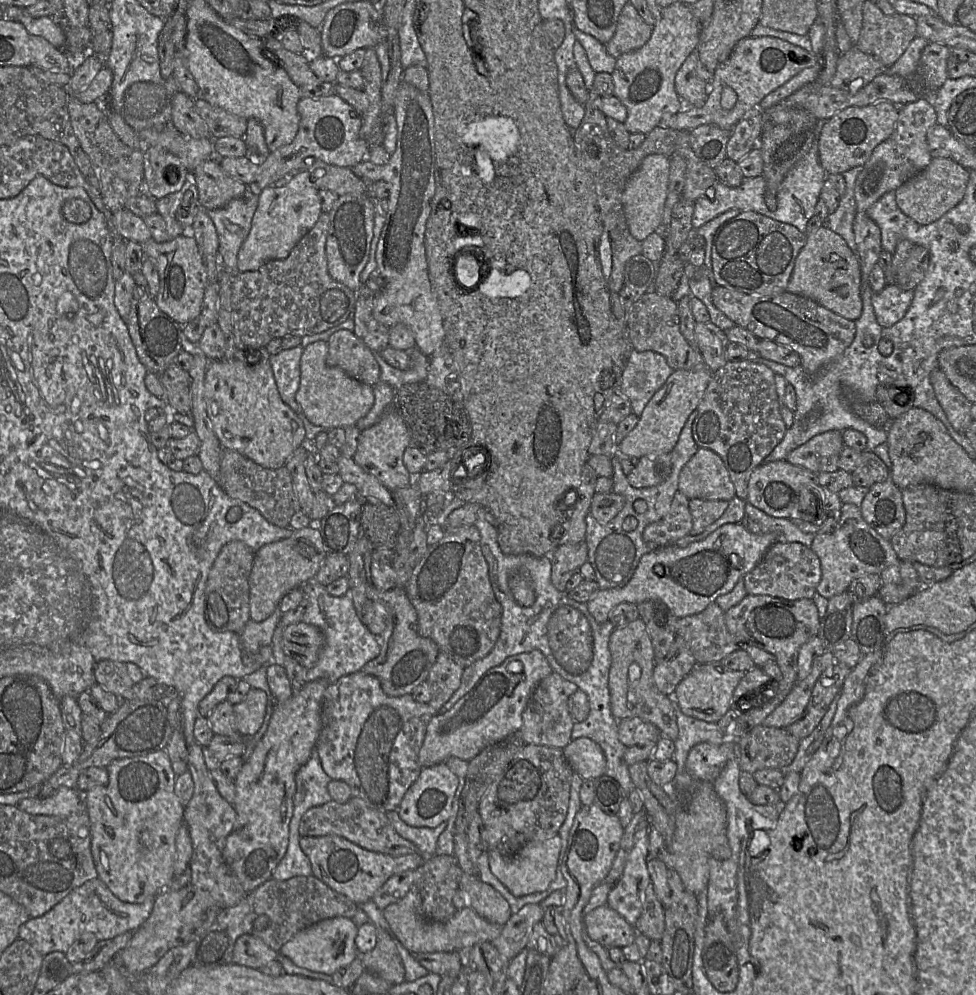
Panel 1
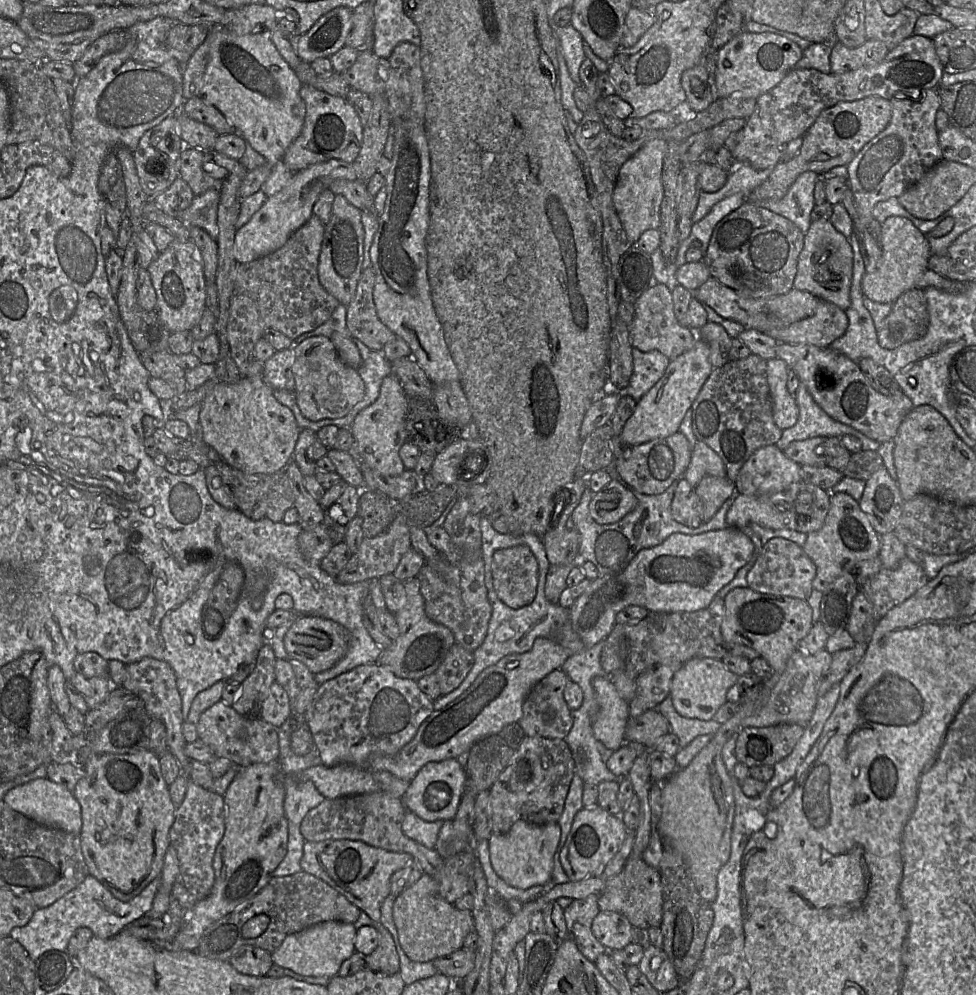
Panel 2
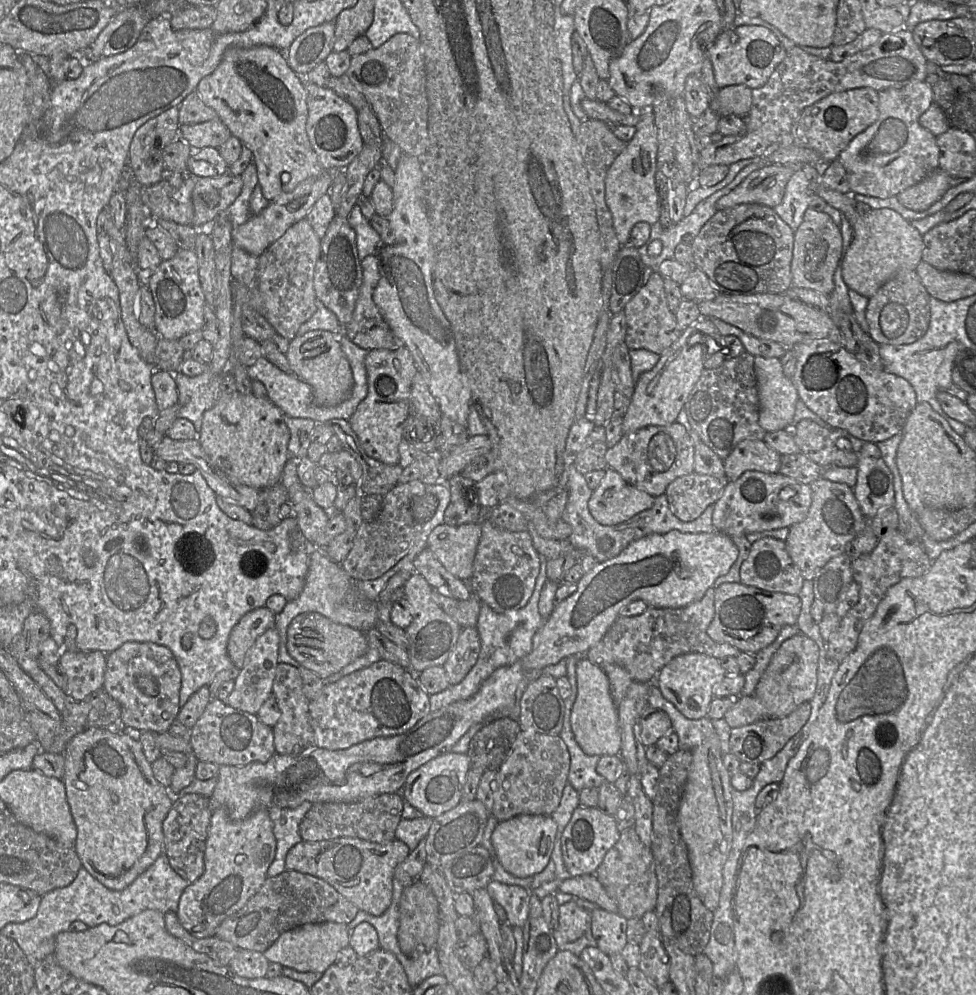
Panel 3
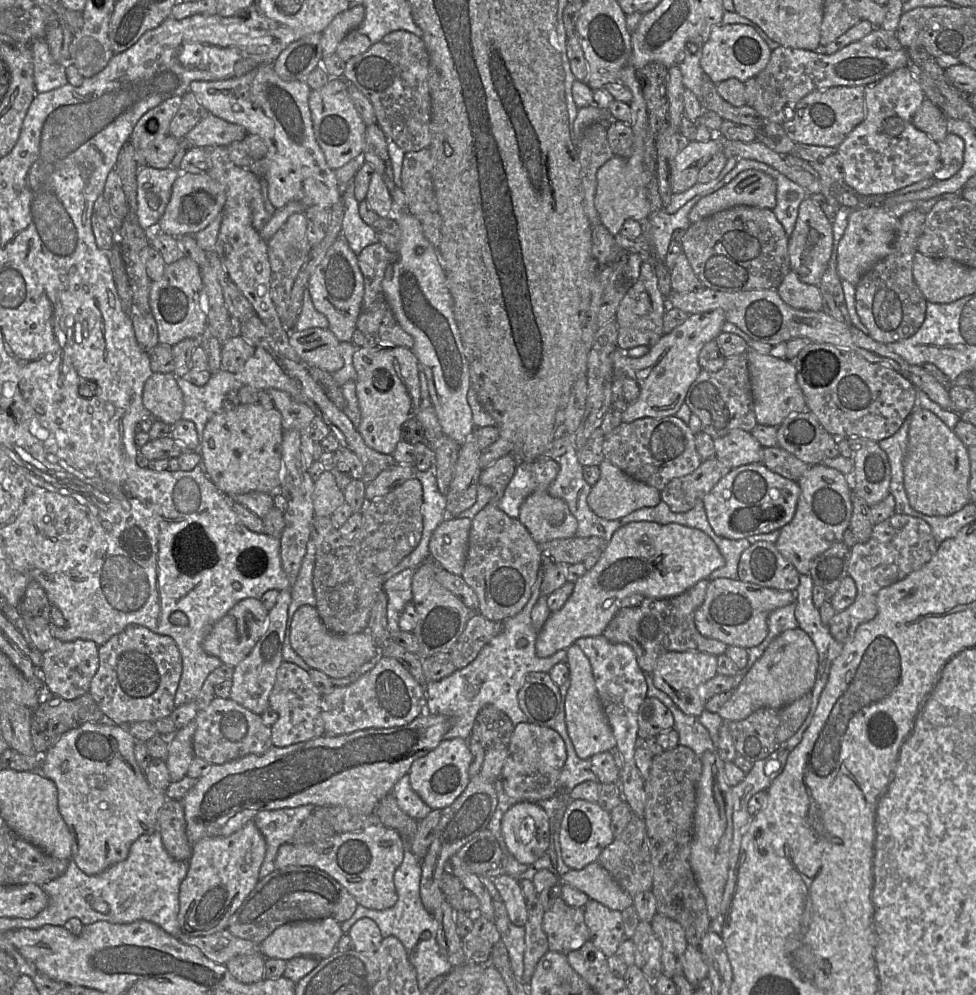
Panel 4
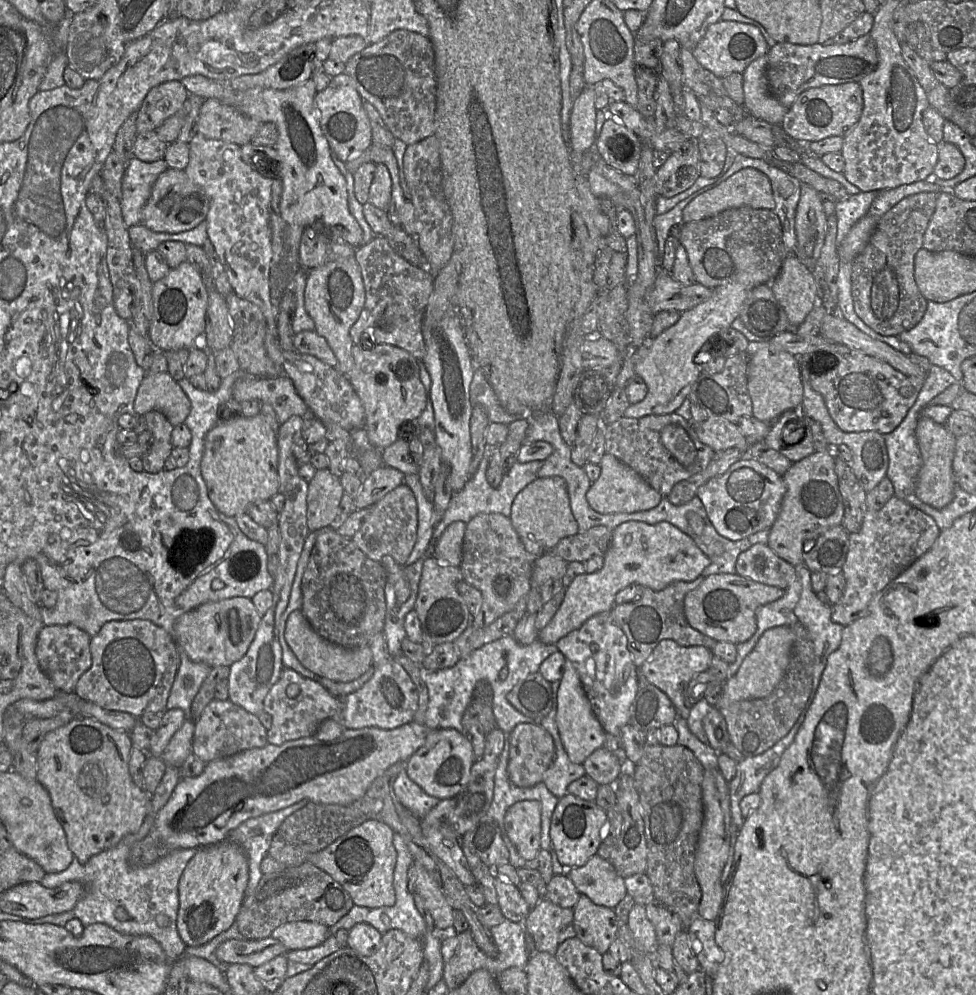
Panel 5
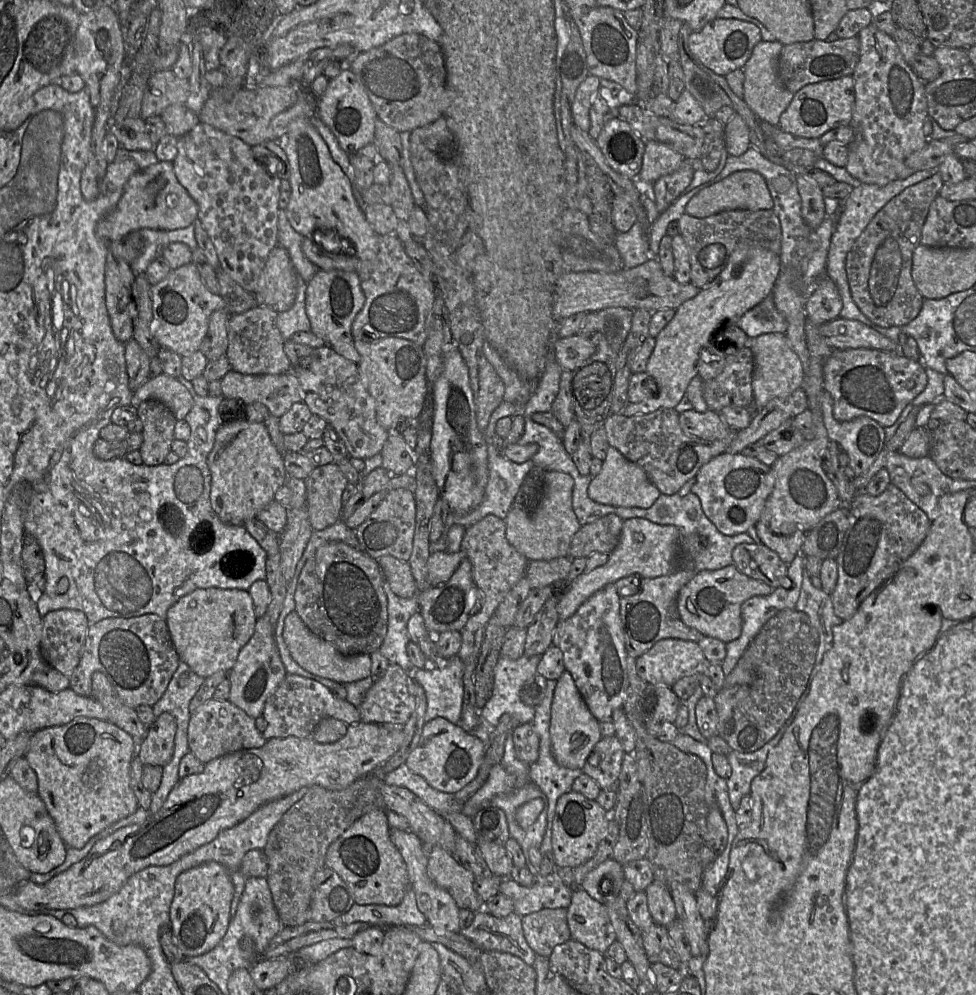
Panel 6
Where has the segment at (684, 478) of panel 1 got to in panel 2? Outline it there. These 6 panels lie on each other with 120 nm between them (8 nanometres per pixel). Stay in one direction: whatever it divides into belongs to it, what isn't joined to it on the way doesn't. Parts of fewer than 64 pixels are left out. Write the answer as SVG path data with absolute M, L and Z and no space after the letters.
M698 440L683 478L691 486L696 487L705 476L727 477L726 468L720 456L704 442Z

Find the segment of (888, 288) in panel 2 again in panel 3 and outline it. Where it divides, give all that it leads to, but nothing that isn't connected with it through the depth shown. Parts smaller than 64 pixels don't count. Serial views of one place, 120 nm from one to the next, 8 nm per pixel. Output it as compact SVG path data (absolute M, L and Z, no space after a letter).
M823 184L815 194L839 210L852 227L851 244L840 260L842 277L849 289L870 298L899 272L914 271L922 261L923 236L894 210L882 208L859 213L855 208L856 200L849 193L842 194Z

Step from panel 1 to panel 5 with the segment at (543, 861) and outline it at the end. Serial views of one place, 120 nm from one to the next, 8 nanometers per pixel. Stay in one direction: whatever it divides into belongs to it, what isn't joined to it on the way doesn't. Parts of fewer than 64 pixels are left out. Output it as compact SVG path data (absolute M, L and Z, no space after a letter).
M531 800L513 804L504 826L518 854L526 861L534 860L541 850L541 804Z

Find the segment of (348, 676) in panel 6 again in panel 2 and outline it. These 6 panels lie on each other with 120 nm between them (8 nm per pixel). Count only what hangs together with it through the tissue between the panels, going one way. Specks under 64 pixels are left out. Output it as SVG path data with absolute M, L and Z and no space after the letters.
M318 616L299 617L284 636L284 647L289 658L303 663L314 675L336 665L345 656L348 646L347 630L333 620Z

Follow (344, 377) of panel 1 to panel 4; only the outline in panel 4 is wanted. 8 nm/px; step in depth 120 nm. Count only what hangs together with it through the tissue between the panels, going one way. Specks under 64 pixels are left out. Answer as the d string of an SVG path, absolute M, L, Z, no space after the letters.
M309 328L290 331L289 334L289 344L306 366L317 367L330 374L344 365L340 343L329 329Z

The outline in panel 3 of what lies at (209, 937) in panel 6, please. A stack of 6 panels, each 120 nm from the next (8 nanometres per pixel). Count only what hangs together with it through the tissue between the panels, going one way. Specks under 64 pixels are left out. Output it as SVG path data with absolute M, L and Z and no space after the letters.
M225 807L214 809L206 839L204 873L198 880L190 883L185 888L179 900L176 915L181 926L197 938L214 936L221 922L243 908L264 884L268 877L268 868L273 862L275 854L276 838L273 833L273 821L270 818L268 809L257 809L242 820L231 819Z

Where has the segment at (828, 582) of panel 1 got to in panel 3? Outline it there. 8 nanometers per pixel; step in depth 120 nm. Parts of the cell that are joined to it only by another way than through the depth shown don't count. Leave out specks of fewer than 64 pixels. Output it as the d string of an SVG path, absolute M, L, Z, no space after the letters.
M824 477L810 484L812 503L807 517L789 528L787 551L805 580L814 580L818 571L833 557L845 553L846 545L866 526L868 520L855 498L853 488Z

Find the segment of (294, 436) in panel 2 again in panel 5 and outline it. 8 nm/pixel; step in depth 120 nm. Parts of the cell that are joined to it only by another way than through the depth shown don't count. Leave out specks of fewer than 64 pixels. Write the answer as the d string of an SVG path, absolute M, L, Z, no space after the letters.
M261 413L248 418L239 415L219 421L205 435L200 469L208 496L219 512L230 517L245 513L250 504L270 500L279 492L277 434Z

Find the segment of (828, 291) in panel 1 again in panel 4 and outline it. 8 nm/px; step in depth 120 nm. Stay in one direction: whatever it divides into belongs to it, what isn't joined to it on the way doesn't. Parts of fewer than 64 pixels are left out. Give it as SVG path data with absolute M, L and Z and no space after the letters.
M808 196L799 206L796 224L789 237L790 270L795 272L803 283L819 287L831 258L832 247L833 224L827 219L822 208Z

